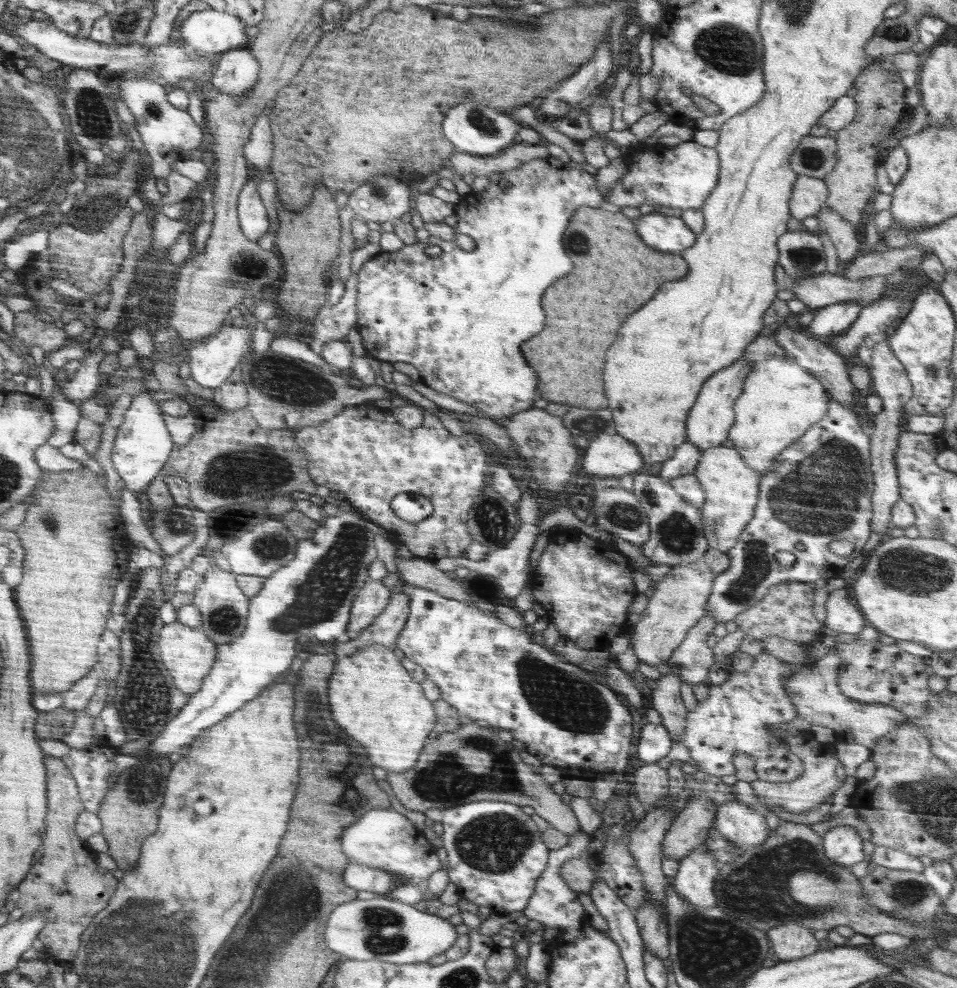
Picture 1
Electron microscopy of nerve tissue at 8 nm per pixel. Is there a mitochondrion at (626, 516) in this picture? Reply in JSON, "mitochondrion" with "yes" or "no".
{"mitochondrion":"yes"}

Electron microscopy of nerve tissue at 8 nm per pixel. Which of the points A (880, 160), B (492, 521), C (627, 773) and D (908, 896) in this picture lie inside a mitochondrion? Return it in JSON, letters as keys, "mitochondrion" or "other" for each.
{"A":"other","B":"mitochondrion","C":"other","D":"mitochondrion"}

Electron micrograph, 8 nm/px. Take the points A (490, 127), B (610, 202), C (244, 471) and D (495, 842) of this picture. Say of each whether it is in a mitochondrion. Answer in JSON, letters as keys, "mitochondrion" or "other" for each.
{"A":"mitochondrion","B":"other","C":"mitochondrion","D":"mitochondrion"}

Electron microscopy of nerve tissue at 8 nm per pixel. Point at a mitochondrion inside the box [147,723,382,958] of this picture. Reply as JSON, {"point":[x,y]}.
{"point":[350,798]}

